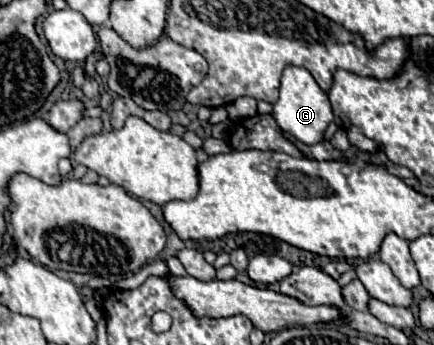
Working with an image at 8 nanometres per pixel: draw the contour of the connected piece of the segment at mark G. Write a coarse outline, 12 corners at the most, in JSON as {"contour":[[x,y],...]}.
{"contour":[[288,65],[272,117],[320,143],[332,107],[308,69]]}

